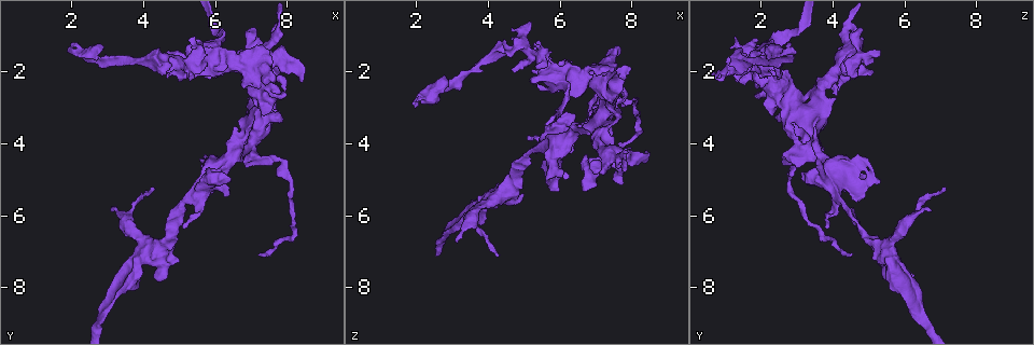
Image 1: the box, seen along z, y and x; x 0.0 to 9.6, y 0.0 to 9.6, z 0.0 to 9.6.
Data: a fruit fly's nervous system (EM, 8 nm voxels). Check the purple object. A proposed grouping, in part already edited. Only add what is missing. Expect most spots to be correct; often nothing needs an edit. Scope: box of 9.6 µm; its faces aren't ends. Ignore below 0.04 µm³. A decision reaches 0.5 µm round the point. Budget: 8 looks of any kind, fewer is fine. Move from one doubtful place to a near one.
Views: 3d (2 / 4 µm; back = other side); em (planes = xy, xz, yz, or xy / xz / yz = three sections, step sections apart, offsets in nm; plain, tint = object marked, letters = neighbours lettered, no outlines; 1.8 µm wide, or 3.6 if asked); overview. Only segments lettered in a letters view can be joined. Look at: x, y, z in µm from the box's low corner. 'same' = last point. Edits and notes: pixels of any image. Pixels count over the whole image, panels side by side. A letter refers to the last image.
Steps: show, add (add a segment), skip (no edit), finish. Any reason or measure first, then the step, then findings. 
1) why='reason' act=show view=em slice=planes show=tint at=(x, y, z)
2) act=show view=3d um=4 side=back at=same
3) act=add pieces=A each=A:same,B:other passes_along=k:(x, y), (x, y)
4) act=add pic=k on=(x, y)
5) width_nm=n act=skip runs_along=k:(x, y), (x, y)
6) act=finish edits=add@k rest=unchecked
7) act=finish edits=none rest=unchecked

why='long arm stops here' act=show view=em slice=xz step=16 show=tint at=(2.00, 1.40, 2.95)

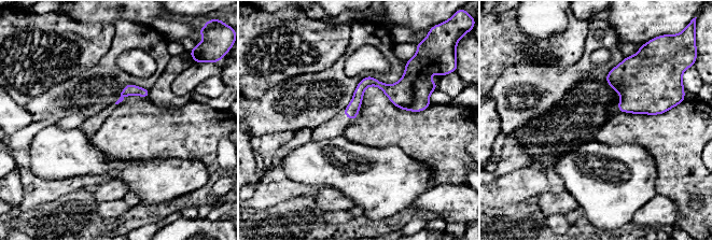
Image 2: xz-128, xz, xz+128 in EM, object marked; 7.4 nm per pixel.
why='see the neighbours' act=show view=em slice=xz step=16 show=letters at=same

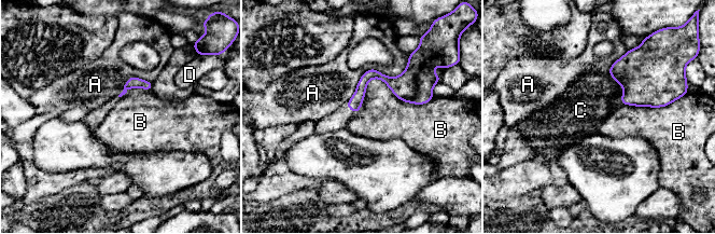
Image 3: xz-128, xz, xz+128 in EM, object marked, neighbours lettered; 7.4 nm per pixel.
act=skip each=A:other,B:other,C:other,D:other border=3:(434, 97), (354, 114) found='none of them fits'

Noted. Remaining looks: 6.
act=show view=em slice=planes show=letters at=(6.80, 2.05, 2.15)

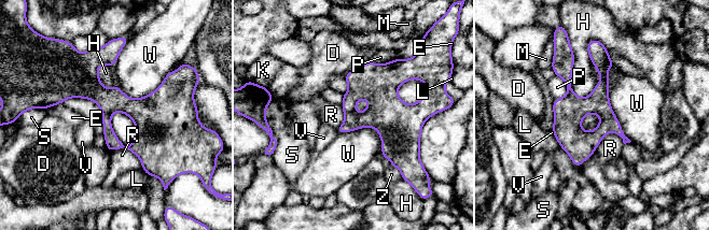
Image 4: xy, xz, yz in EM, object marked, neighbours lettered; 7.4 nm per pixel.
width_nm=180 act=skip each=D:other,E:other,H:other,K:other,L:other,M:other,P:other,R:other,S:other,V:other,W:other,Z:other border=4:(623, 140), (608, 132), (578, 167) found='none of them fits'

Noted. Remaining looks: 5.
why='an open end' act=show view=3d um=4 at=(6.90, 0.80, 4.70)

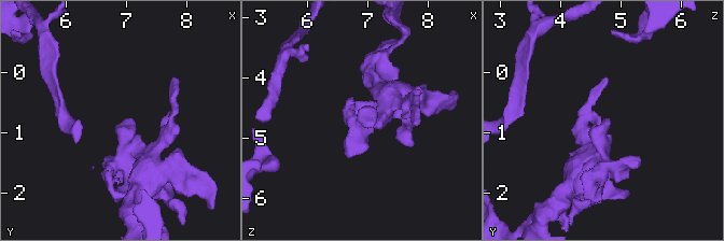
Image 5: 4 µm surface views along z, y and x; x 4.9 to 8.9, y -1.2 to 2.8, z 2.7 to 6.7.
why='now the EM' act=show view=em slice=planes show=tint at=(6.95, 0.80, 4.80)

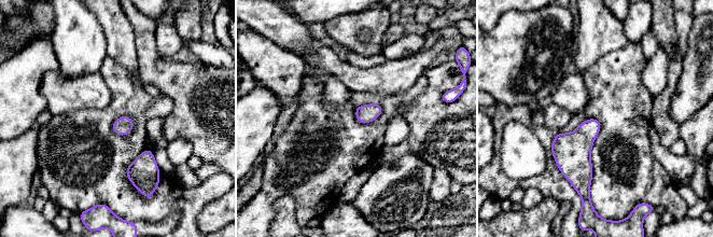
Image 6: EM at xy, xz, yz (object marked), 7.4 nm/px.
act=show view=em slice=planes show=letters at=same

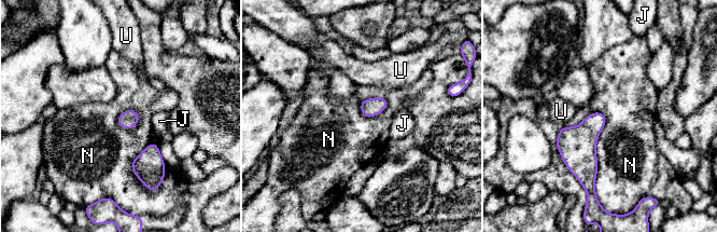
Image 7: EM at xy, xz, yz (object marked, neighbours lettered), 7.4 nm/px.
act=skip each=J:other,N:other,U:other border=7:(600, 111), (594, 188) found='no lettered segment goes on from it'

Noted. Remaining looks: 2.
act=finish edits=none rest=unchecked

